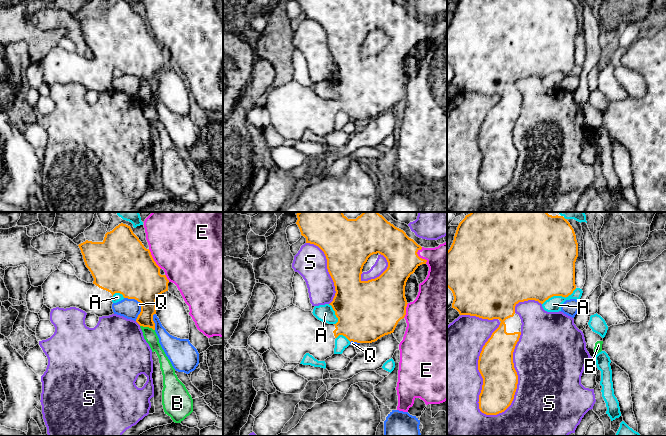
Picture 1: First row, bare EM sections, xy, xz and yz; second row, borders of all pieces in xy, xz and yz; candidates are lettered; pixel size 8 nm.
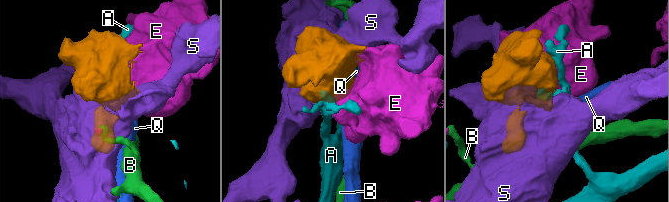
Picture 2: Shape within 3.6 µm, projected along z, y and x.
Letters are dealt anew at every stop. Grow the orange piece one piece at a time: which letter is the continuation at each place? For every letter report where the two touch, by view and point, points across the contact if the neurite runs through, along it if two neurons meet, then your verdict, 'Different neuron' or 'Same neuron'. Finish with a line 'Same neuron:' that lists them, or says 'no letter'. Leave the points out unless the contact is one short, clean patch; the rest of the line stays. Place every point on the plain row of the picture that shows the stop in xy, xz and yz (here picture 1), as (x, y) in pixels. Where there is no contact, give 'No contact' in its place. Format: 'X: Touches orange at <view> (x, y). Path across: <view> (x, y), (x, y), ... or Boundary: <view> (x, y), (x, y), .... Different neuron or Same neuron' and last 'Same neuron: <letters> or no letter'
A: Touches orange at yz (559, 71). Boundary: yz (576, 64), (565, 73), (551, 72), (542, 80). Different neuron
B: Touches orange at xy (147, 102). Boundary: xy (140, 101), (151, 103), (154, 106). Different neuron
E: Touches orange at xz (418, 32). Same neuron
Q: Touches orange at xy (141, 80). Boundary: xy (124, 73), (136, 75), (140, 79), (140, 89), (135, 96). Different neuron
S: Touches orange at yz (478, 145). Different neuron
Same neuron: E

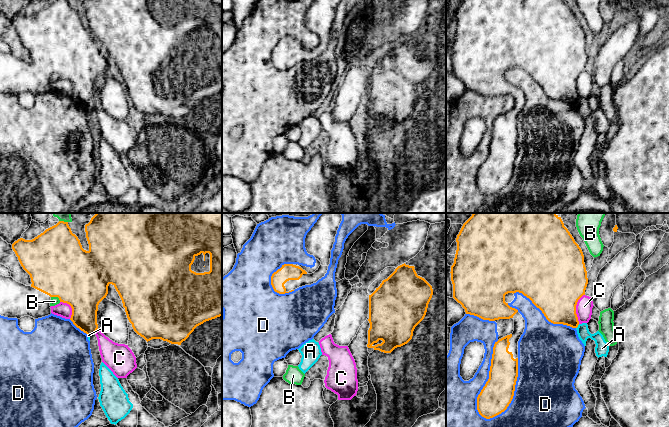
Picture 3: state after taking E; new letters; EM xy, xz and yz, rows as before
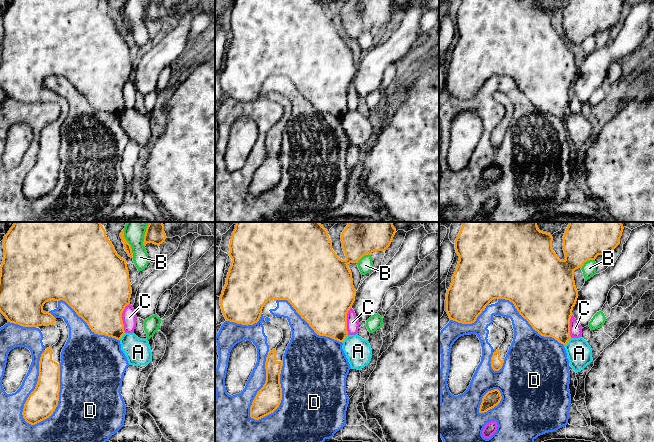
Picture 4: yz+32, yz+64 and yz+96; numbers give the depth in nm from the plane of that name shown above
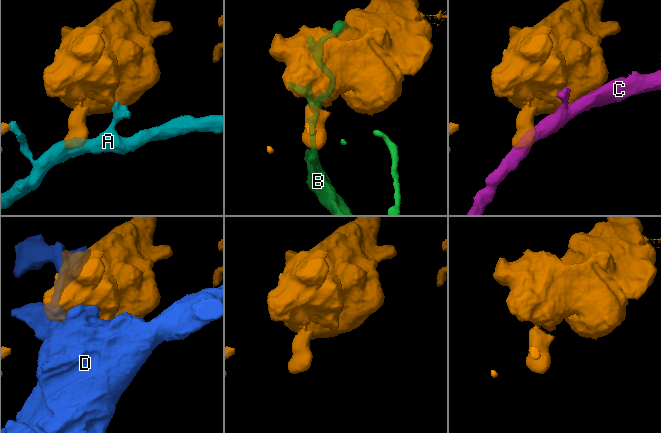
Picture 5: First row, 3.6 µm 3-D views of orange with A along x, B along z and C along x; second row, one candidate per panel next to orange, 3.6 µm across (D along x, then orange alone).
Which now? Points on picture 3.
A: Touches orange at yz (577, 102). Boundary: yz (579, 100), (576, 104). Different neuron
B: Touches orange at xy (56, 72). Different neuron
C: Touches orange at yz (575, 85). Boundary: yz (584, 70), (576, 81), (578, 99). Different neuron
D: Touches orange at yz (488, 156). Different neuron
Same neuron: no letter

